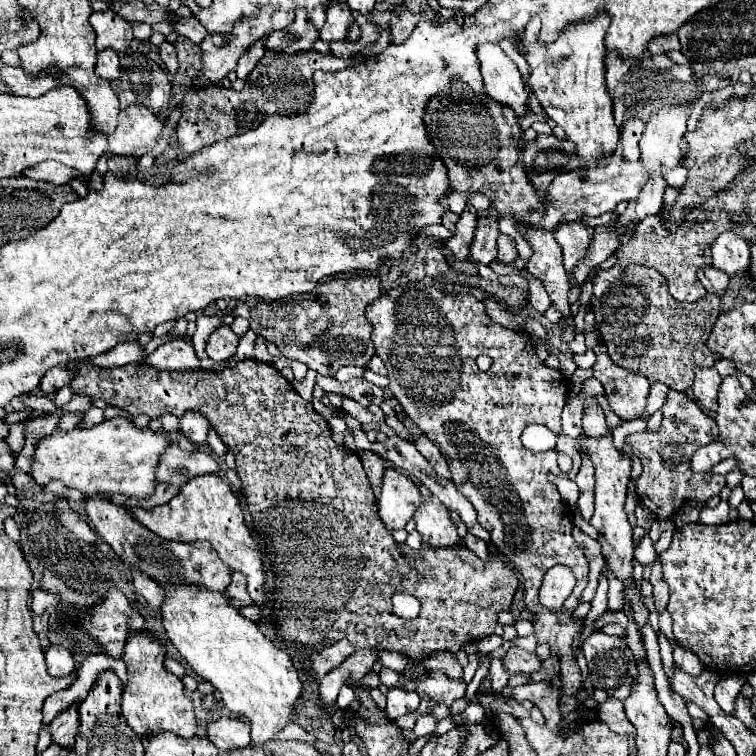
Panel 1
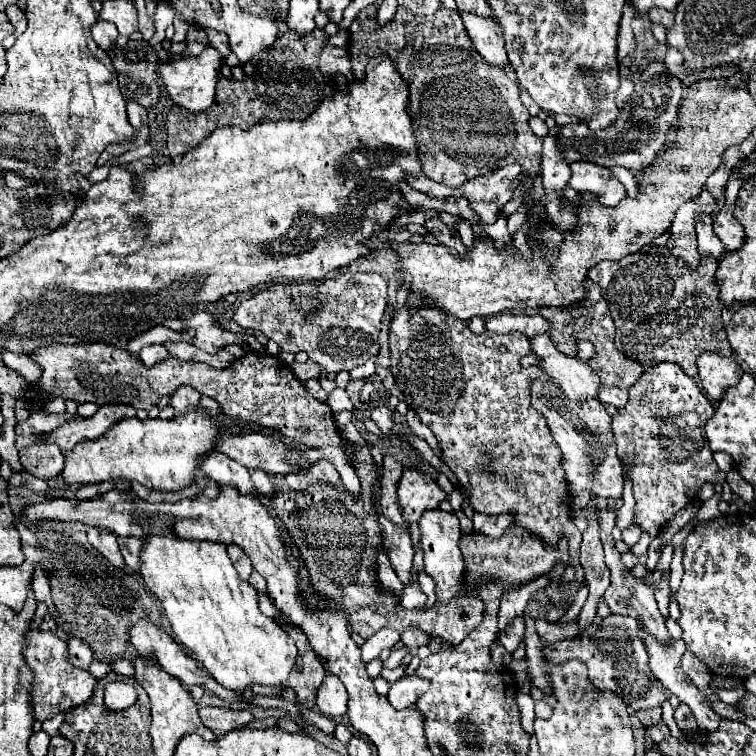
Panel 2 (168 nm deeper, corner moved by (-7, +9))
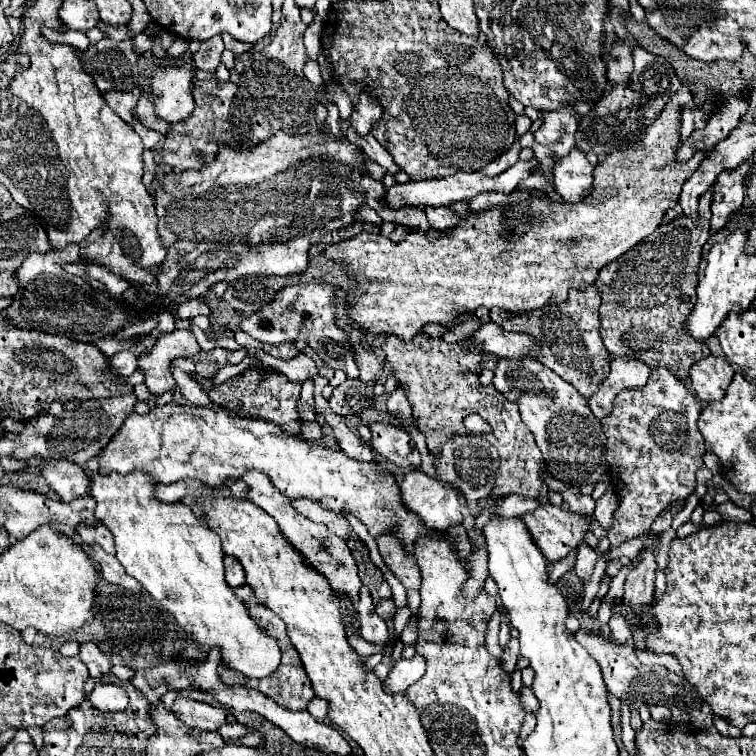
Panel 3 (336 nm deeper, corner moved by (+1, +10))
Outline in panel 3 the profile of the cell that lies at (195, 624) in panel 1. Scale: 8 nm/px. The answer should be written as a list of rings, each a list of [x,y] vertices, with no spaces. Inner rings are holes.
[[[90,458],[86,462],[88,478],[90,478],[90,492],[96,500],[96,518],[112,532],[116,544],[116,558],[124,566],[126,574],[136,578],[162,606],[166,606],[178,624],[198,642],[202,652],[210,652],[212,646],[220,646],[222,650],[222,664],[242,672],[248,678],[266,678],[274,672],[280,664],[280,648],[274,638],[264,634],[264,630],[248,616],[246,606],[234,590],[224,580],[224,552],[220,548],[218,534],[200,524],[194,512],[184,504],[164,504],[154,496],[156,480],[142,470],[134,470],[126,476],[122,474],[100,474],[98,472],[98,458]]]

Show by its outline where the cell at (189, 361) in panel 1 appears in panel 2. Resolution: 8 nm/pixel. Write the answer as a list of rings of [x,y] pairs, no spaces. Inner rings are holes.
[[[148,345],[148,347],[144,347],[144,349],[138,353],[140,361],[142,361],[146,367],[152,367],[154,363],[168,359],[168,355],[170,355],[170,353],[166,353],[166,345]]]

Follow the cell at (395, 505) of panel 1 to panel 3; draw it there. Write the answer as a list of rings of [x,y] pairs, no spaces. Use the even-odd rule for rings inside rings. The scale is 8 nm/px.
[[[410,470],[400,482],[400,490],[402,490],[402,500],[406,502],[406,506],[412,512],[416,512],[428,528],[444,532],[450,526],[462,524],[462,502],[458,492],[452,486],[440,484],[436,478],[424,474],[422,470]]]

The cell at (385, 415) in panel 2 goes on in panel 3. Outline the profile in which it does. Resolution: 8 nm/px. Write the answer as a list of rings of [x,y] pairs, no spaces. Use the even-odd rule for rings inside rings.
[[[374,424],[370,426],[370,432],[370,446],[374,452],[388,458],[400,468],[420,468],[420,452],[402,428],[390,424]]]

